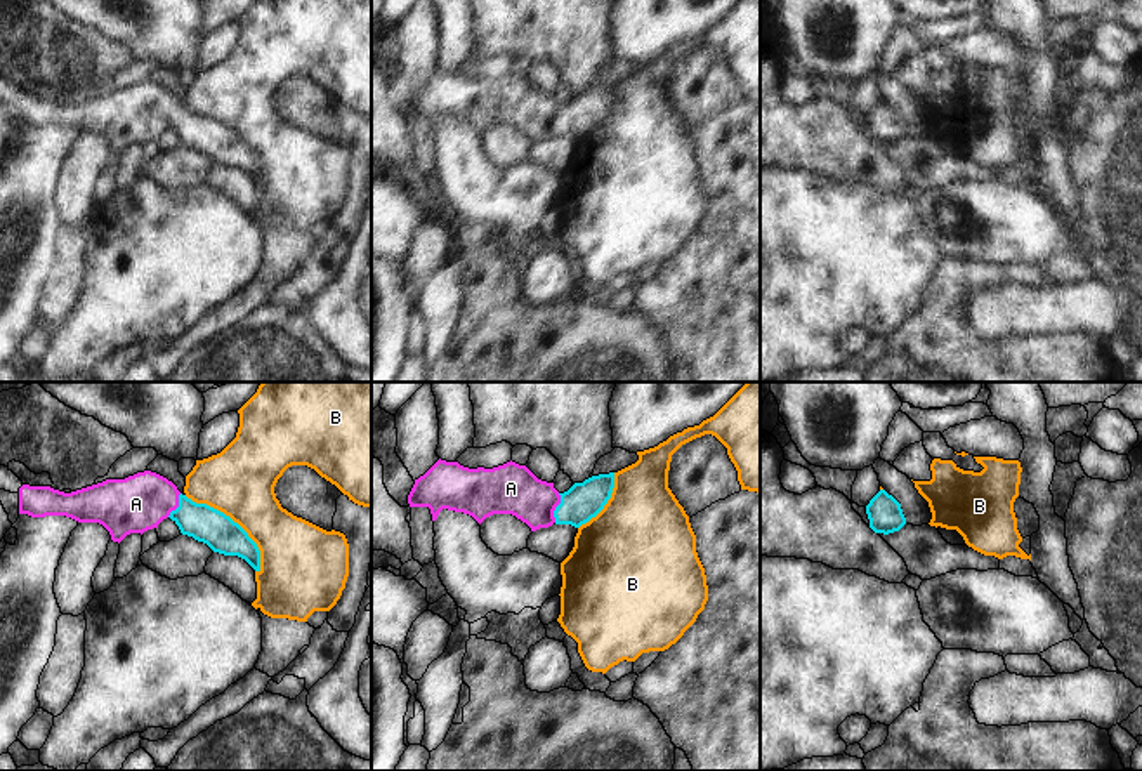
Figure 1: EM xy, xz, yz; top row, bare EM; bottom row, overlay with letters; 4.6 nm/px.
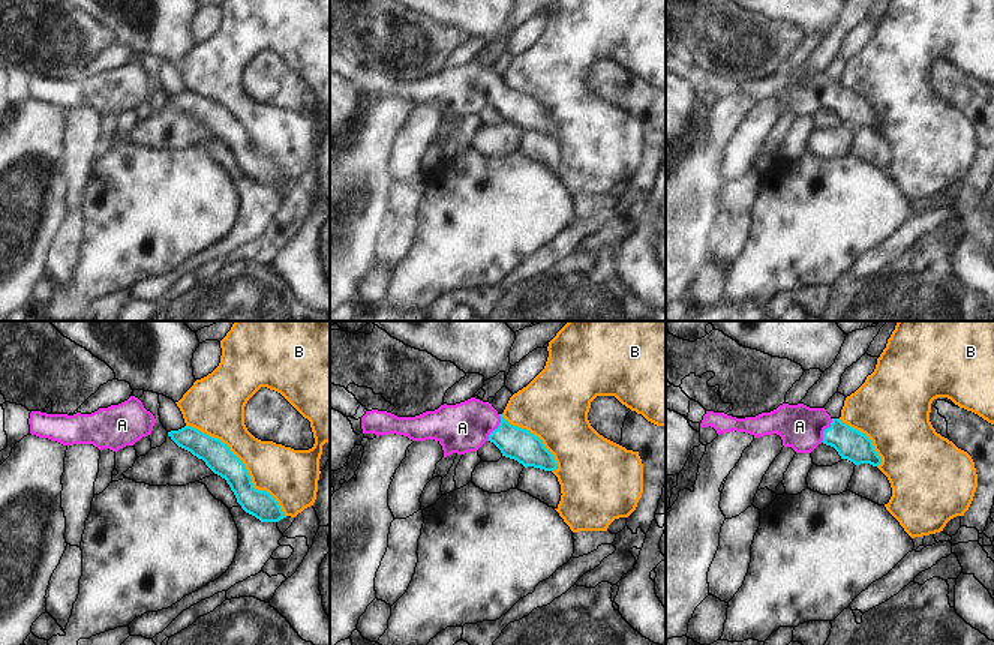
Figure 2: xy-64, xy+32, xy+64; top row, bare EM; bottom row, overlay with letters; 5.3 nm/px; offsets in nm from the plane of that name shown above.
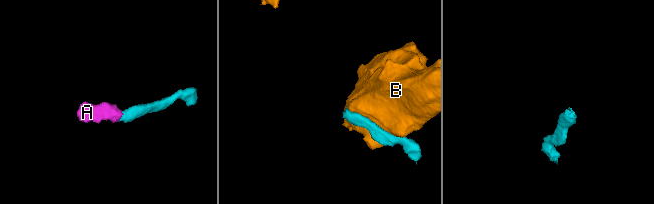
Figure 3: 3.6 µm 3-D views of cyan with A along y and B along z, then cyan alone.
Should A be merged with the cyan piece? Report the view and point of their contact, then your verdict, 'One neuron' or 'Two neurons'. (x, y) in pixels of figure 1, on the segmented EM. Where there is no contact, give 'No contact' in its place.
Touches cyan at xz (556, 507). One neuron.

